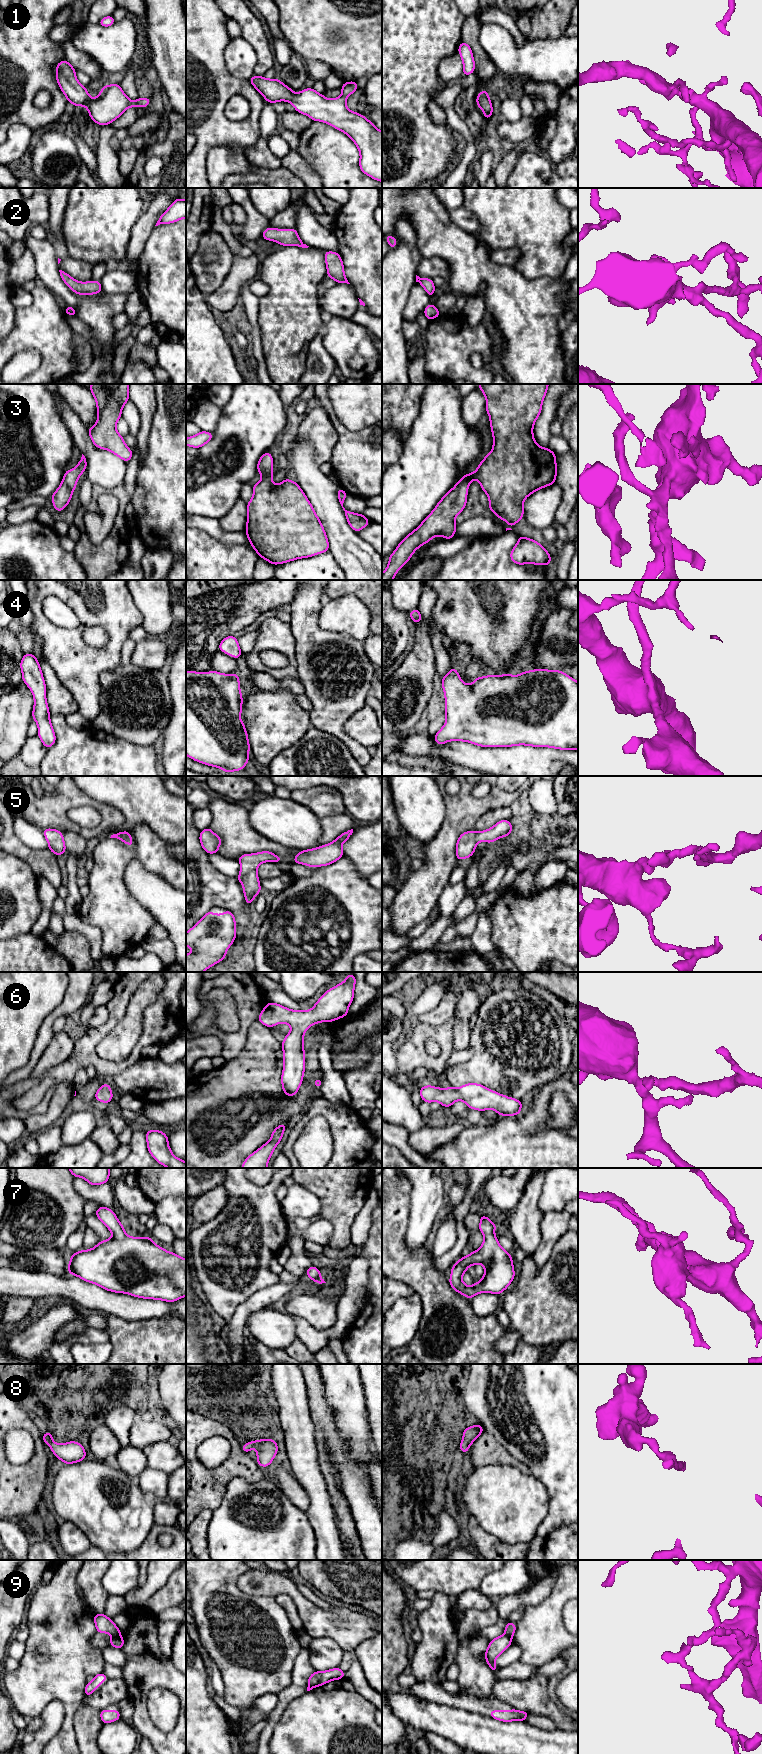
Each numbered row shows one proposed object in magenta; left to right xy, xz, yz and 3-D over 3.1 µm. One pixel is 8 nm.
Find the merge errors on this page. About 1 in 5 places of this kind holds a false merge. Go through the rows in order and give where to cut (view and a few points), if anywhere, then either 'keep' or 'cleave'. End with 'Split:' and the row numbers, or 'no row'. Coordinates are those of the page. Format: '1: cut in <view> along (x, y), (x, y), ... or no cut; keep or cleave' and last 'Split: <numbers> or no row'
1: no cut; keep
2: no cut; keep
3: no cut; keep
4: no cut; keep
5: no cut; keep
6: no cut; keep
7: no cut; keep
8: no cut; keep
9: cut in xy along (119, 1633), (112, 1637); cleave
Split: 9

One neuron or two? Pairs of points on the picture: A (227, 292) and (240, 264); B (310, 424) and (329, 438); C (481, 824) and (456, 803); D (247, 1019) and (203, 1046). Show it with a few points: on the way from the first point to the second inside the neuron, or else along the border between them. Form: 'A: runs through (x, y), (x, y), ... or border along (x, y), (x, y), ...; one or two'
A: runs through (232, 285), (240, 271); one
B: runs through (315, 428), (324, 436); one
C: border along (497, 808), (484, 813), (472, 829); two
D: border along (196, 1035), (215, 1035), (221, 1041), (222, 1054); two

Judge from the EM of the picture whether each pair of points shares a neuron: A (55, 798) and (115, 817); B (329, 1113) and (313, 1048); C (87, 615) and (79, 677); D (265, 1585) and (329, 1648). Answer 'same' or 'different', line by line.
A: same
B: different
C: same
D: different

